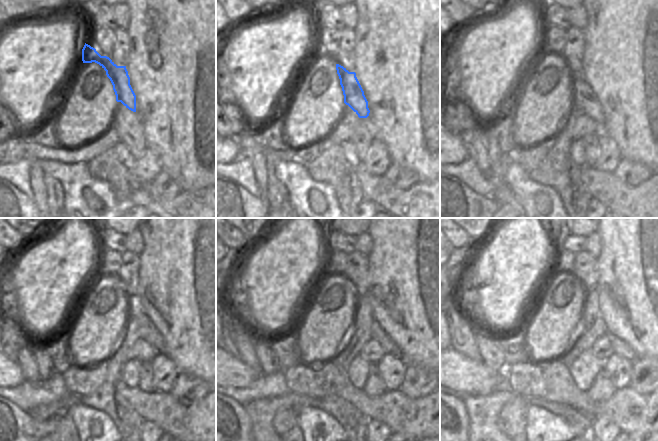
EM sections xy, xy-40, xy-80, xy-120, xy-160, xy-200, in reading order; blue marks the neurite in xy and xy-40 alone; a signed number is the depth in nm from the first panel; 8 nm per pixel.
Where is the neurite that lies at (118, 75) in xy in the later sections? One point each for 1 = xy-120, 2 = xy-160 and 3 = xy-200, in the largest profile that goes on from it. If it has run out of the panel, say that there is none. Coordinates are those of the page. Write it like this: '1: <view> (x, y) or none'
1: xy-120 (147, 331)
2: xy-160 (378, 334)
3: xy-200 (620, 347)

